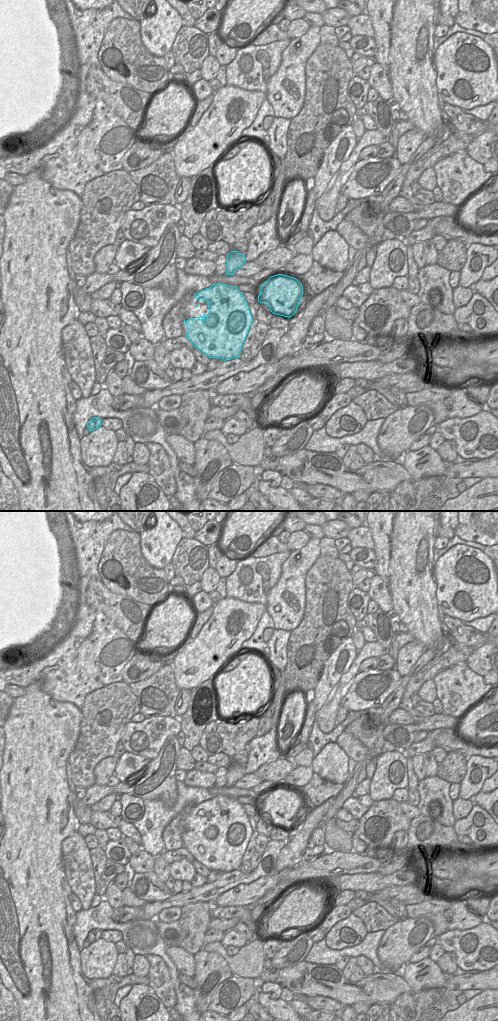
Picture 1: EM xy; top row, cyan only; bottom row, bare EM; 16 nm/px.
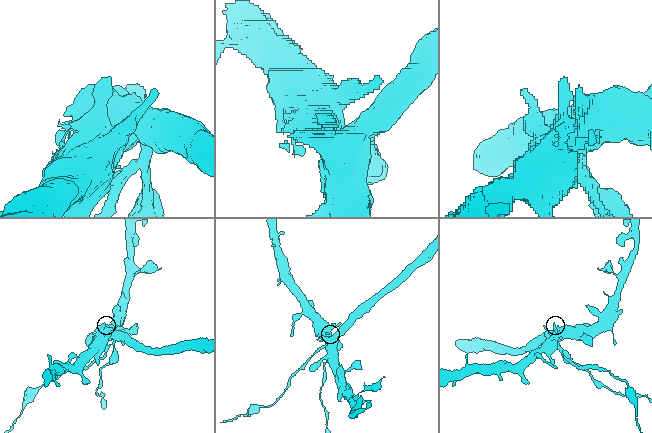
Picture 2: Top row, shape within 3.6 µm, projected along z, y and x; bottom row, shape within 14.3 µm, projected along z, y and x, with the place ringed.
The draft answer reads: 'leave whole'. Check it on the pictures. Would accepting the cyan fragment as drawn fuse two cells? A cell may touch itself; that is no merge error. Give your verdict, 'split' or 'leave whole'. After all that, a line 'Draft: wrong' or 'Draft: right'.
split
Draft: wrong

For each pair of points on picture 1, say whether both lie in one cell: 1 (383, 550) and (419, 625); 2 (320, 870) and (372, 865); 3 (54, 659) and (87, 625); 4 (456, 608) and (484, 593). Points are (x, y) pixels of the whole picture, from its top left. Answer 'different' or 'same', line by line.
1: different
2: same
3: same
4: different

